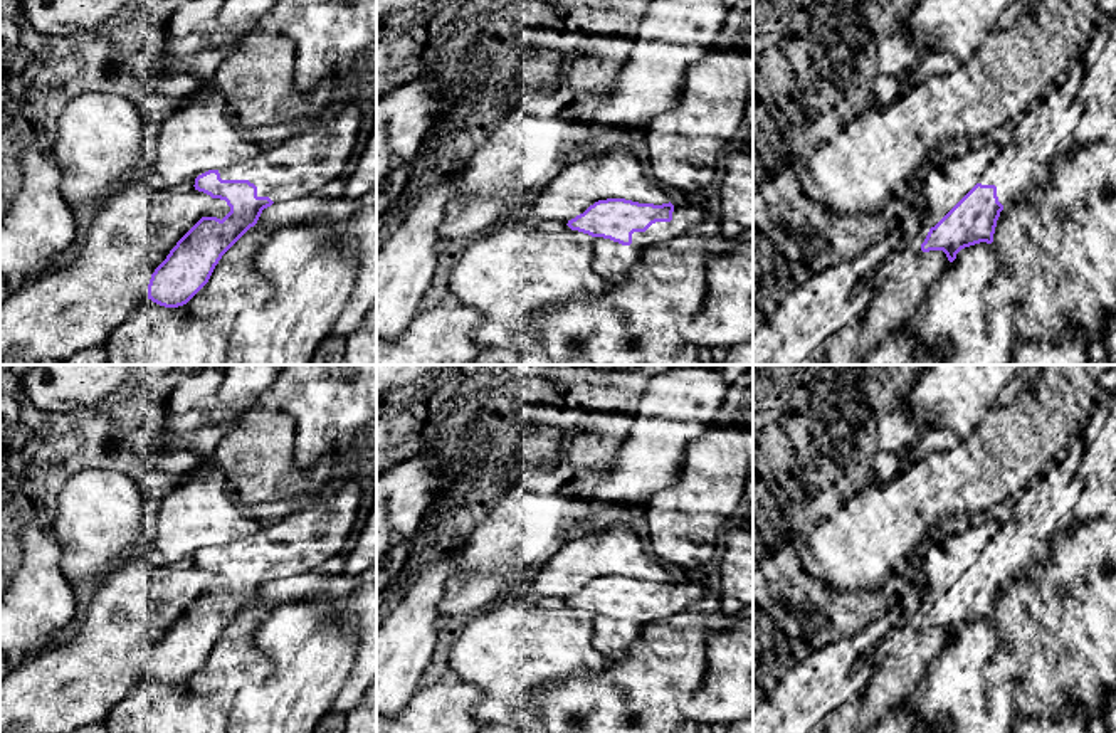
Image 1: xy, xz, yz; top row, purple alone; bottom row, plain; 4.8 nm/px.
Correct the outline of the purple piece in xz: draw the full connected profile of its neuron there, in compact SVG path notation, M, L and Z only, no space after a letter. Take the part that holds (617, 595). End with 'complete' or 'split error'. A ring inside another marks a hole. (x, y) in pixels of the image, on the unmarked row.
M607 575L590 582L566 602L593 614L592 646L612 662L627 656L647 624L694 610L708 592L708 587L694 582Z | split error

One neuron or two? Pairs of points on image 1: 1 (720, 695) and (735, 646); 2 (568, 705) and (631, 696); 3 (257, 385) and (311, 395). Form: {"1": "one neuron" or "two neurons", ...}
{"1": "one neuron", "2": "one neuron", "3": "two neurons"}

